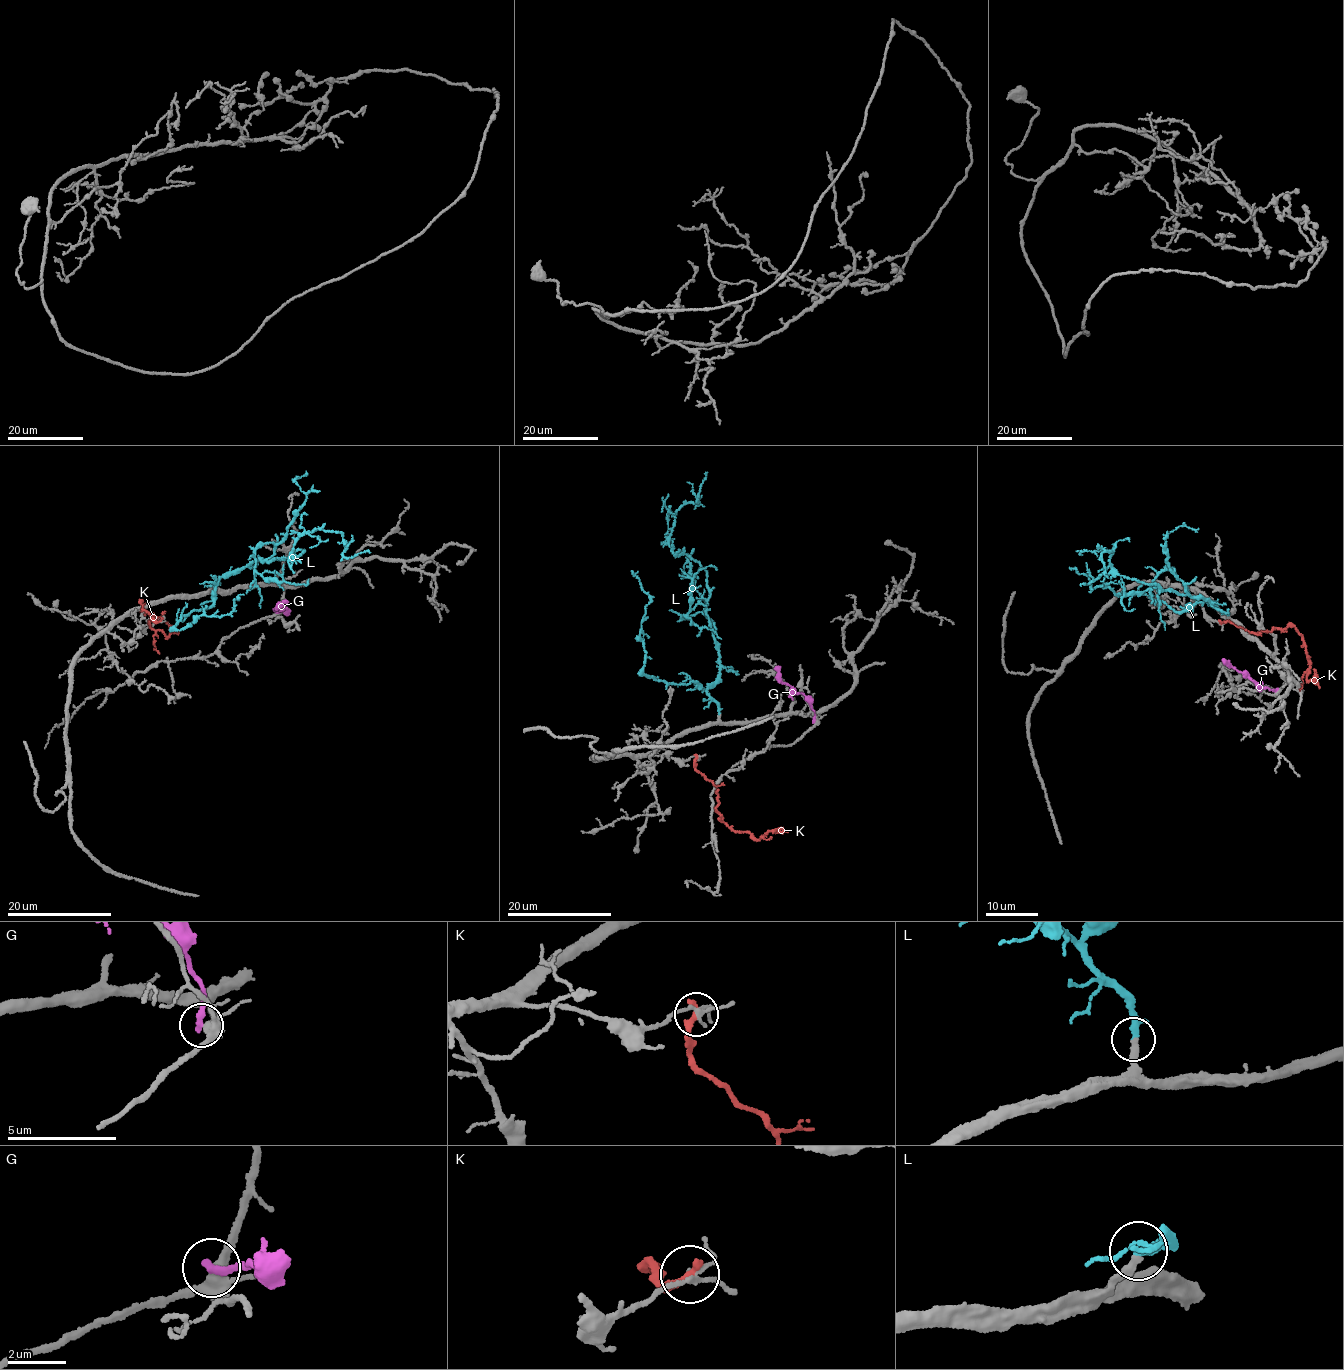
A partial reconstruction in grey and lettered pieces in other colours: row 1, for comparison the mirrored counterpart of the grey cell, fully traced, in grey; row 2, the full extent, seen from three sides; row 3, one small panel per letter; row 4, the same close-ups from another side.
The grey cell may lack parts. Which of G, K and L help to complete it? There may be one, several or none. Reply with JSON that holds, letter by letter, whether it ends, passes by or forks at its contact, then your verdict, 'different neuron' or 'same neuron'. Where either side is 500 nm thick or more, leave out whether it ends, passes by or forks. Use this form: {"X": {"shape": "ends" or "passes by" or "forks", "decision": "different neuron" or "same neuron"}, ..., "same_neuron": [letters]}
{"G": {"shape": "ends", "decision": "different neuron"}, "K": {"shape": "ends", "decision": "different neuron"}, "L": {"shape": "ends", "decision": "same neuron"}, "same_neuron": ["L"]}

